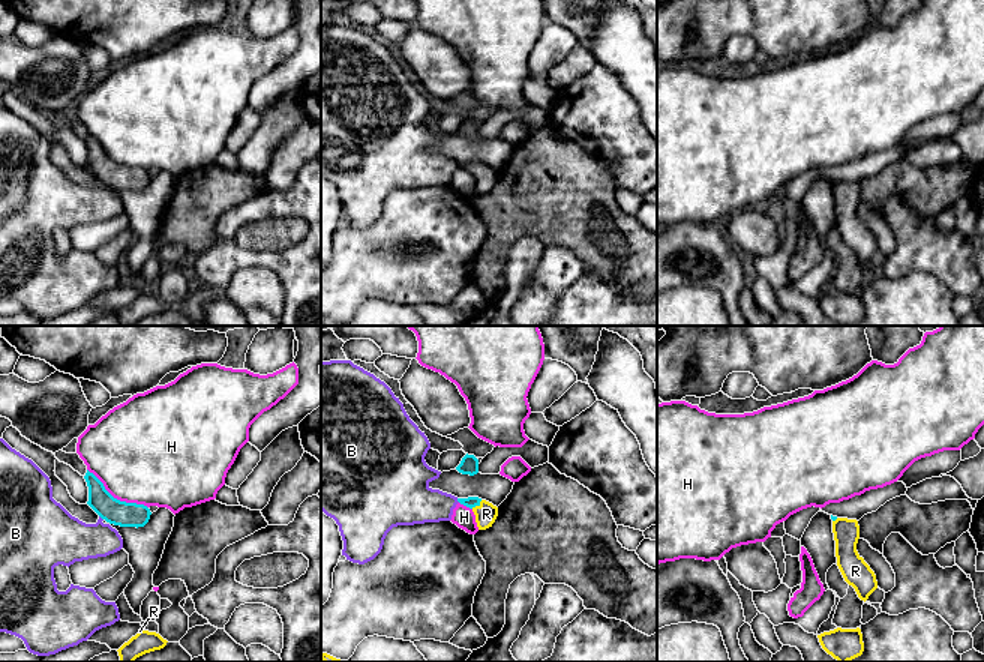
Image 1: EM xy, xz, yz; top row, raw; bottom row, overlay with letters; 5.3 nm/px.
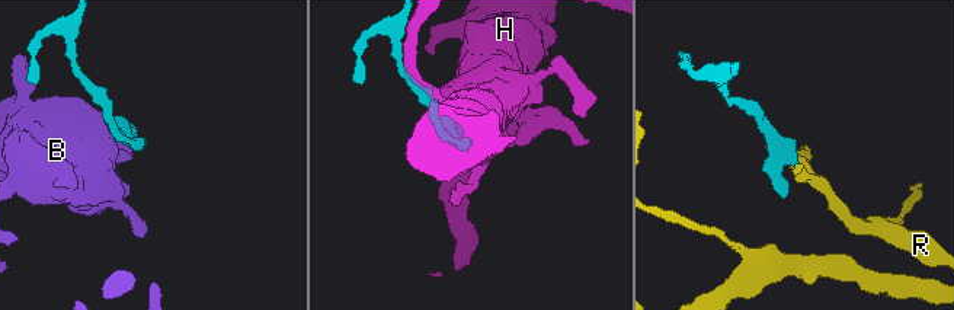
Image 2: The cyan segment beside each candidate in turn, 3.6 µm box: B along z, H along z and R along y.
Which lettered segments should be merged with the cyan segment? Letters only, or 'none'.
R

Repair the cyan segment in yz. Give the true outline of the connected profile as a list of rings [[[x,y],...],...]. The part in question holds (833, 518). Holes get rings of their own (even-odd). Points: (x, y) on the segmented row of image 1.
[[[832,516],[837,566],[844,581],[852,585],[861,600],[878,588],[874,572],[856,551],[860,525],[856,519]]]

